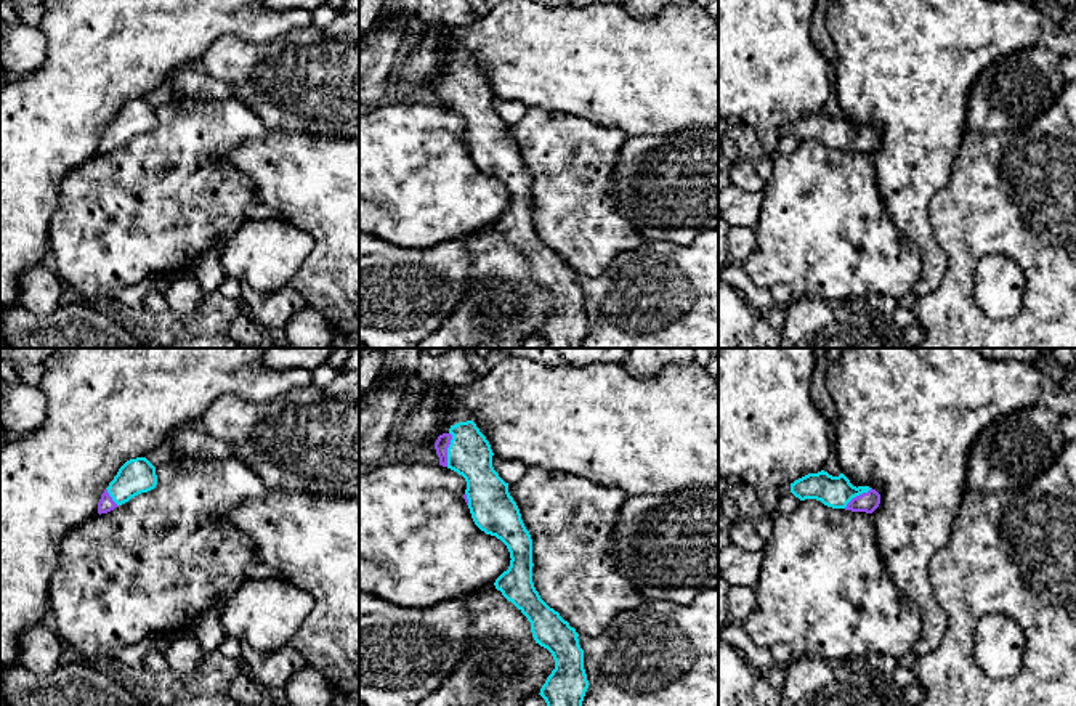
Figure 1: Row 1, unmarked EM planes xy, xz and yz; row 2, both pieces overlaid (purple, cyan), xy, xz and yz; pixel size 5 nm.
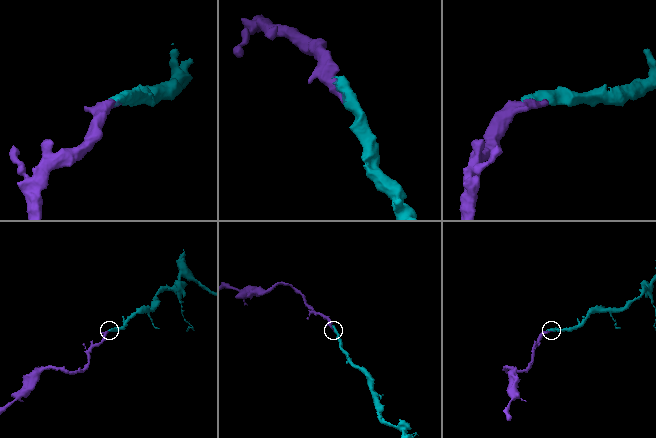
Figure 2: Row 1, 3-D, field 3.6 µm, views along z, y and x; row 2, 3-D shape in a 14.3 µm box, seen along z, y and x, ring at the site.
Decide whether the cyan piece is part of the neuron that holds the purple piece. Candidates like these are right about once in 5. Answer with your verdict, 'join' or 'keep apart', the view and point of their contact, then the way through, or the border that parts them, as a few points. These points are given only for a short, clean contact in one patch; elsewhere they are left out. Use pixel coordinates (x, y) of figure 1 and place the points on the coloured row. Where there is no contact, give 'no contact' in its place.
join; meets purple in xz at (446, 450); runs through xz (443, 442), (446, 450), (464, 450), (469, 454)

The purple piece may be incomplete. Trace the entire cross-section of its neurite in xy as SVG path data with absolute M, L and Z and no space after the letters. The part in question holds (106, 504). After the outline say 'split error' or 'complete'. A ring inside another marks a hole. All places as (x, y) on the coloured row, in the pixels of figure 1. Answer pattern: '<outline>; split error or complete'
M146 457L127 461L101 494L98 513L107 513L128 502L131 497L154 489L157 485L156 467Z; split error

